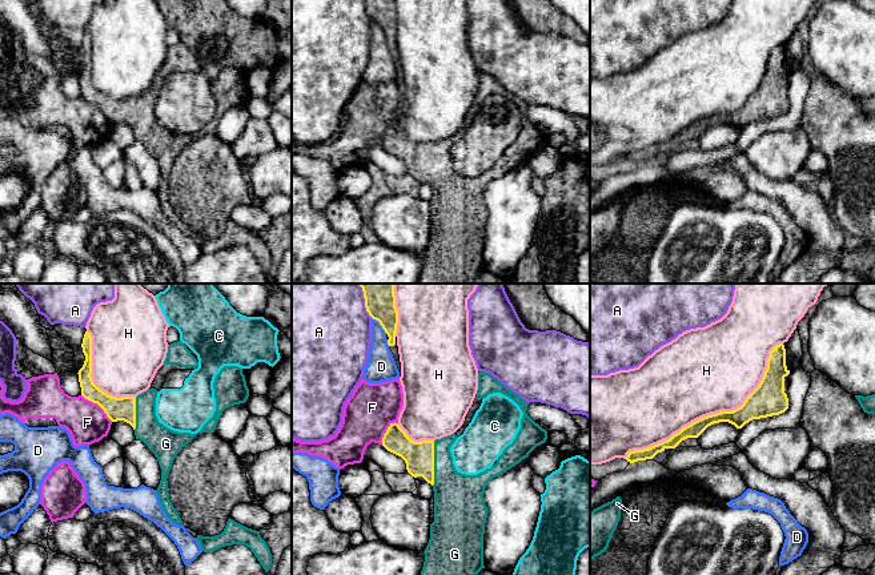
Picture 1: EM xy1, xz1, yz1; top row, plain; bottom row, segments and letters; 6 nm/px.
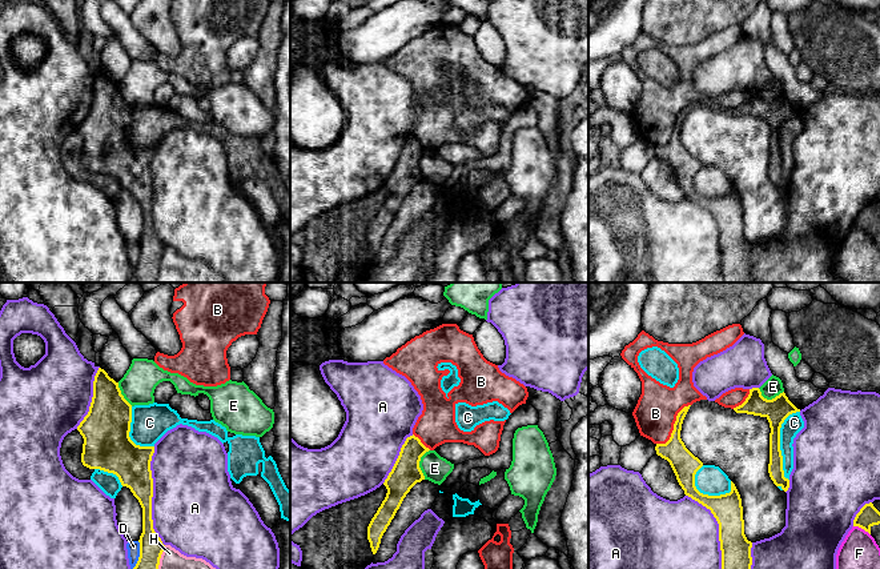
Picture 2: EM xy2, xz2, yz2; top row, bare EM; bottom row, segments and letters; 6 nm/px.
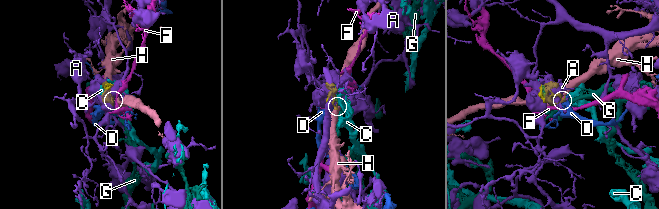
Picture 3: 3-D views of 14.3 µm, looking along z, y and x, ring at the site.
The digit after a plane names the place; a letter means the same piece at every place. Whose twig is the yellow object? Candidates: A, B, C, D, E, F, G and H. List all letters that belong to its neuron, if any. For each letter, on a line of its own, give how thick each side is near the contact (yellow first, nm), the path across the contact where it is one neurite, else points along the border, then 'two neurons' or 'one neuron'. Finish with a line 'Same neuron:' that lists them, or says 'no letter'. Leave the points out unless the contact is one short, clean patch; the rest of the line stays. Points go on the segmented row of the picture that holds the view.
A: 240/500 nm | two neurons
B: 160/260 nm | two neurons
C: 150/110 nm | two neurons
D: 140/80 nm | two neurons
E: 170/160 nm | along xz2 (429, 449), (420, 461), (424, 479) | two neurons
F: 140/240 nm | two neurons
G: 180/280 nm | one neuron
H: 140/480 nm | two neurons
Same neuron: G

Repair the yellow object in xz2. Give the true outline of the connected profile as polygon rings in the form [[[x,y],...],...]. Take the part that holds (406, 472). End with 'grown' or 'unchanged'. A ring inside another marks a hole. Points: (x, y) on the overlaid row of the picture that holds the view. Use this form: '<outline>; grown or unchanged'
[[[414,434],[407,437],[402,445],[399,456],[383,482],[387,489],[386,497],[367,526],[367,540],[373,554],[377,553],[381,538],[406,494],[417,482],[425,480],[419,461],[429,450]]]; unchanged

